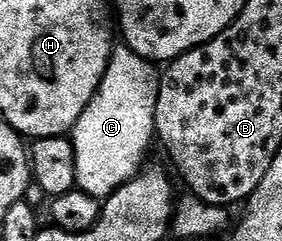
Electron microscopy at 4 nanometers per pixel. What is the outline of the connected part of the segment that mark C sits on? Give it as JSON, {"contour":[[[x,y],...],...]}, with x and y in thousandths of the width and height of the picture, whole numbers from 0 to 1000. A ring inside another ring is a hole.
{"contour":[[[450,191],[401,195],[397,237],[369,295],[362,340],[348,357],[348,373],[333,390],[333,407],[319,407],[319,440],[305,440],[305,456],[291,456],[291,490],[277,490],[277,506],[255,531],[248,577],[255,585],[255,622],[262,631],[262,689],[270,693],[270,780],[280,793],[319,805],[337,830],[358,838],[383,826],[397,801],[411,797],[447,755],[461,755],[479,730],[496,726],[504,701],[514,693],[511,660],[525,647],[525,627],[539,614],[539,581],[546,598],[546,568],[553,564],[553,373],[560,361],[560,299],[528,253],[504,245],[475,203]]]}

